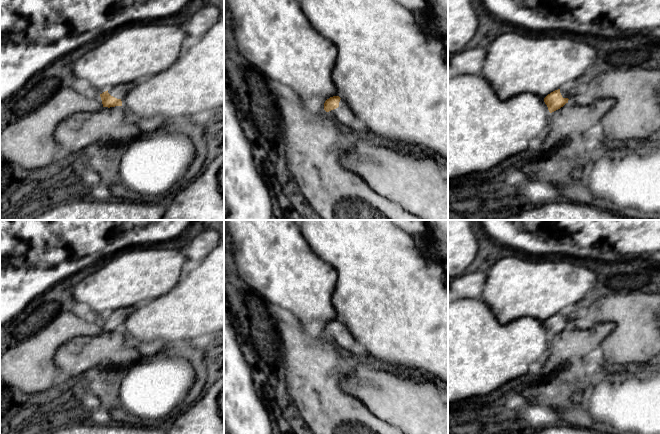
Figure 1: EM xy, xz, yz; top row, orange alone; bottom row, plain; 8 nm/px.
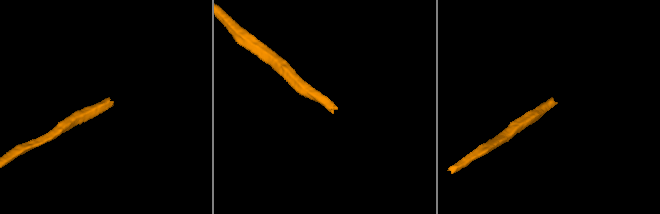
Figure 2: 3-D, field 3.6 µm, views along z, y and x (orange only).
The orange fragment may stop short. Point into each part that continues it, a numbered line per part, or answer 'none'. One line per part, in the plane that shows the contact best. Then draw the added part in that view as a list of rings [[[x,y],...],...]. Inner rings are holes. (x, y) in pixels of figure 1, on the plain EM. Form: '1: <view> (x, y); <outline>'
1: xy (120, 315); [[[136,306],[117,309],[115,311],[110,312],[108,314],[108,317],[117,323],[120,323],[123,327],[123,324],[125,323],[126,319],[133,313],[135,309]]]

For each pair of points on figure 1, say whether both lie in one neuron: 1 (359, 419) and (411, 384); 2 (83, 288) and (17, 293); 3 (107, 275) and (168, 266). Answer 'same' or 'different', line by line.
1: different
2: different
3: same

